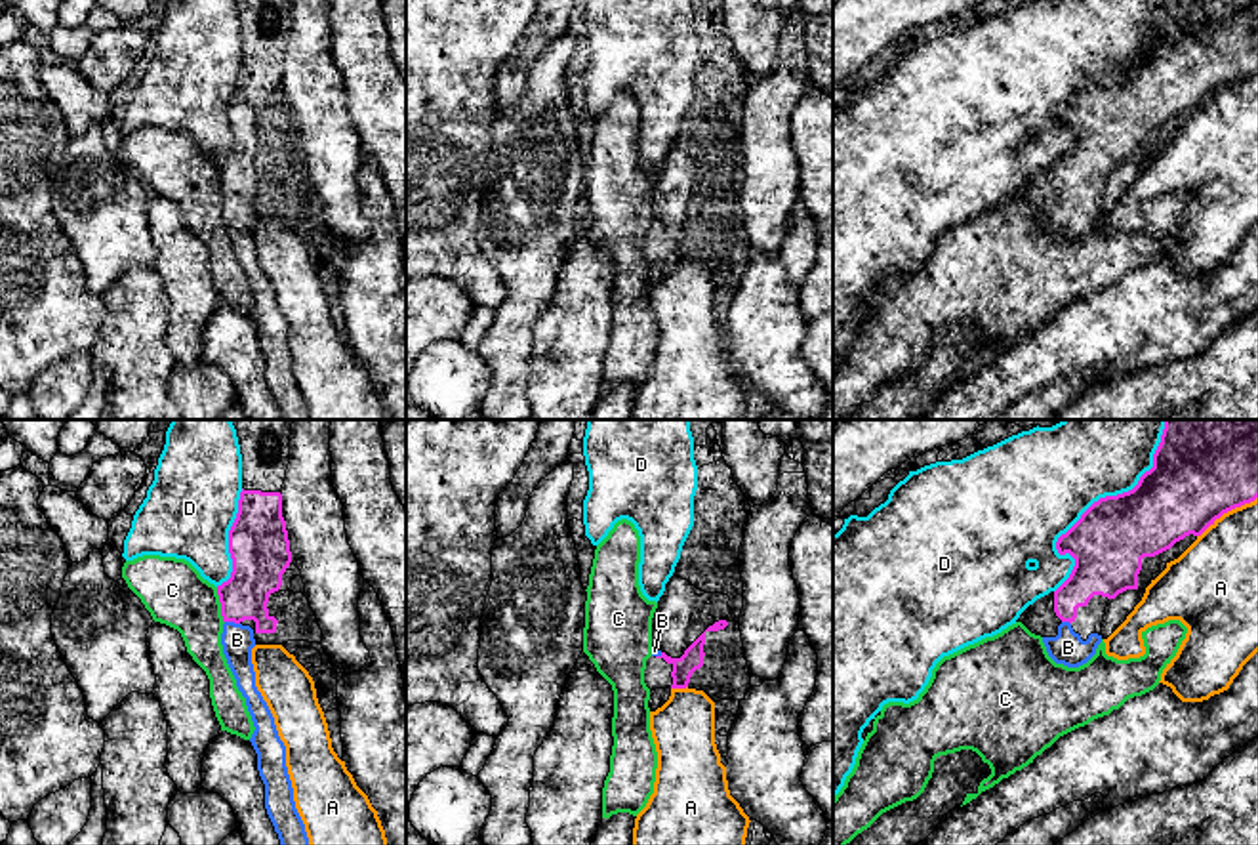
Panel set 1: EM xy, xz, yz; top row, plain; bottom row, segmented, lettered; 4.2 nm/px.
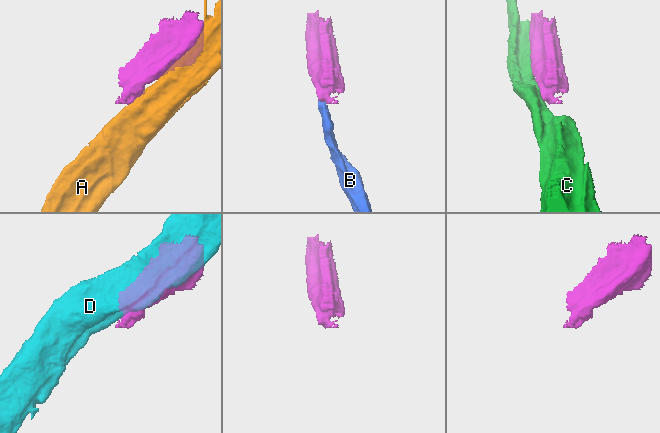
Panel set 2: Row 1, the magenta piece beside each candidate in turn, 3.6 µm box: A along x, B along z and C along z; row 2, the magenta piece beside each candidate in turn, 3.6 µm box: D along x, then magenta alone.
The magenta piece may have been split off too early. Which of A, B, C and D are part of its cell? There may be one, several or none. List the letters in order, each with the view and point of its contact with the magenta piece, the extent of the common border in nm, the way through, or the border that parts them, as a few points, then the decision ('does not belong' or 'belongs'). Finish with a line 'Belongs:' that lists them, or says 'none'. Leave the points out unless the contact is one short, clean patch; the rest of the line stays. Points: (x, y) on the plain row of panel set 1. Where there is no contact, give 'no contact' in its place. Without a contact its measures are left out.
A: yz (1226, 84) | 300 nm | does not belong
B: xy (233, 193) | 70 nm | across xy (258, 140), (233, 184), (233, 193), (237, 212) | belongs
C: xy (222, 178) | 160 nm | does not belong
D: yz (1095, 75) | 850 nm | does not belong
Belongs: B

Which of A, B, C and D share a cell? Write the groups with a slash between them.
A / B / C / D

